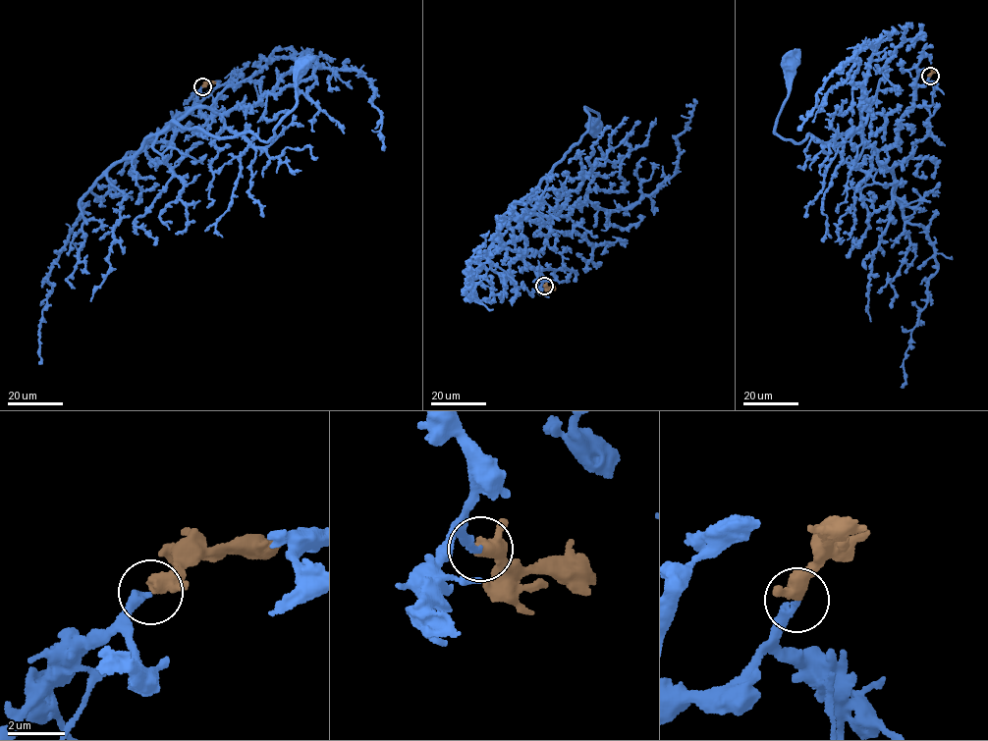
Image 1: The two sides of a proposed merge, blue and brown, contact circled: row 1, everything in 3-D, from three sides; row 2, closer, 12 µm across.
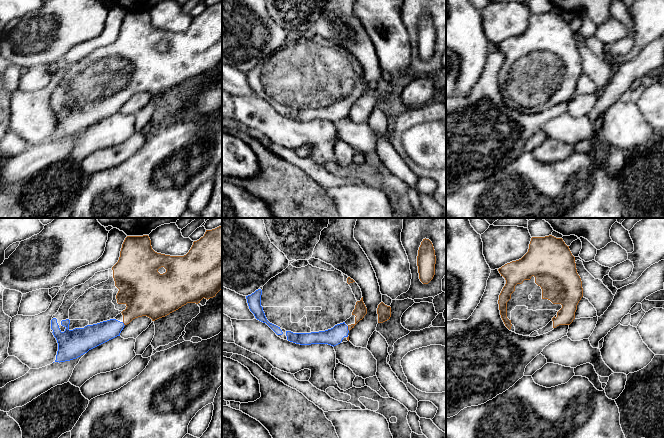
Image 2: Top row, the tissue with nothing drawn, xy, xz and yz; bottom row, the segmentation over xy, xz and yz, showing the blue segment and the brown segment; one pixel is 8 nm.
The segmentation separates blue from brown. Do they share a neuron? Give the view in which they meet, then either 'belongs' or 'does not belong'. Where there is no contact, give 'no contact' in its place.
xz | belongs

